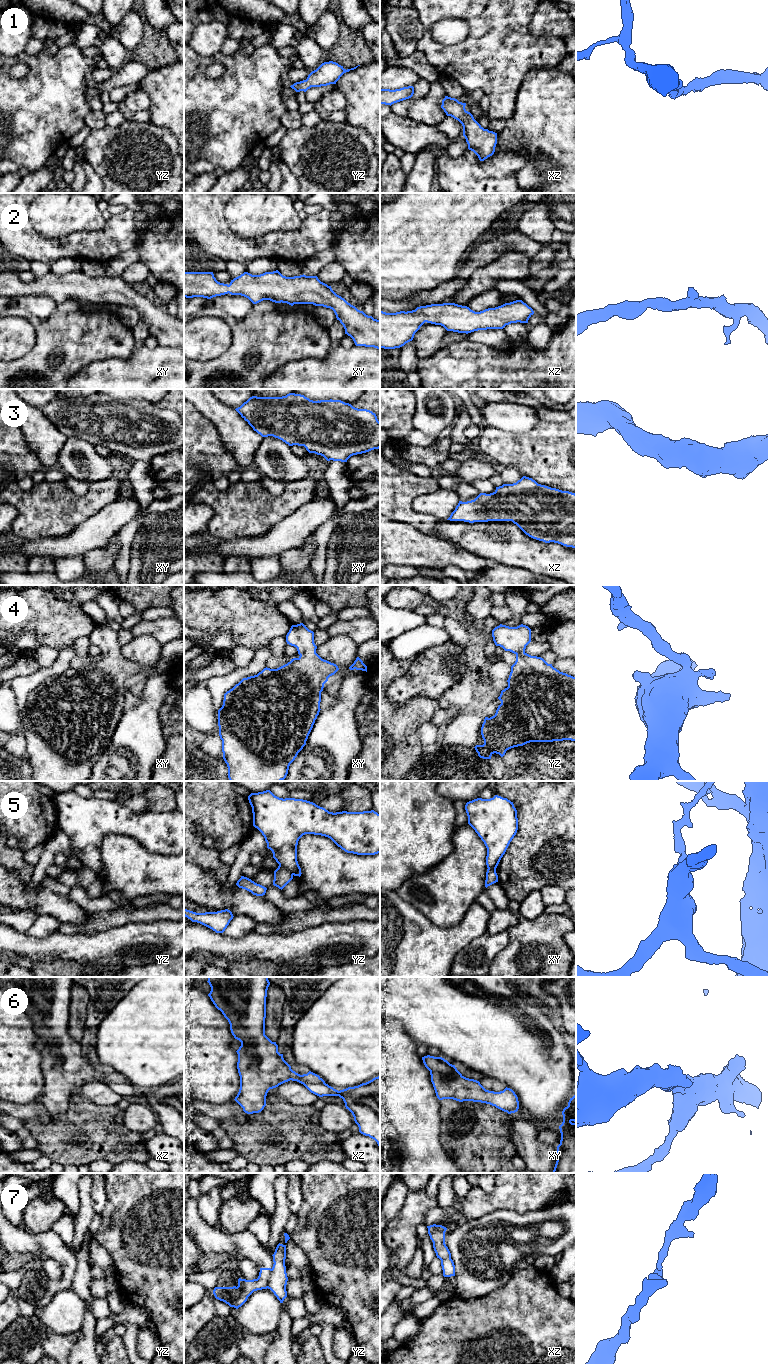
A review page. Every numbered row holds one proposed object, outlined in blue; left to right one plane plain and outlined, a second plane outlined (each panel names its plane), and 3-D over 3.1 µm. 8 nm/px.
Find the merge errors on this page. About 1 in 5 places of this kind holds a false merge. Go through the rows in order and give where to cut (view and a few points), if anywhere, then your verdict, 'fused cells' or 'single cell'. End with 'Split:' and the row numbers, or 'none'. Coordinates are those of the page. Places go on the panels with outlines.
1: no cut; single cell
2: no cut; single cell
3: no cut; single cell
4: no cut; single cell
5: cut in yz along (279, 865), (286, 868), (292, 875); fused cells
6: no cut; single cell
7: cut in yz along (272, 1269), (267, 1287); fused cells
Split: 5, 7

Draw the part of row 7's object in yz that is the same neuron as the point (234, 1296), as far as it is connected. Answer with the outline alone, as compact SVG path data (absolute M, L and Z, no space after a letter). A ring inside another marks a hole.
M260 1268L257 1279L246 1280L239 1278L237 1287L215 1287L213 1294L216 1299L238 1309L254 1291L268 1288L271 1271L271 1268Z

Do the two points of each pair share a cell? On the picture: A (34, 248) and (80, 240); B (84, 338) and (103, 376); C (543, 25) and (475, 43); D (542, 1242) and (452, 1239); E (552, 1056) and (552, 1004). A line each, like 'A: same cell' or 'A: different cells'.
A: same cell
B: different cells
C: different cells
D: same cell
E: different cells

